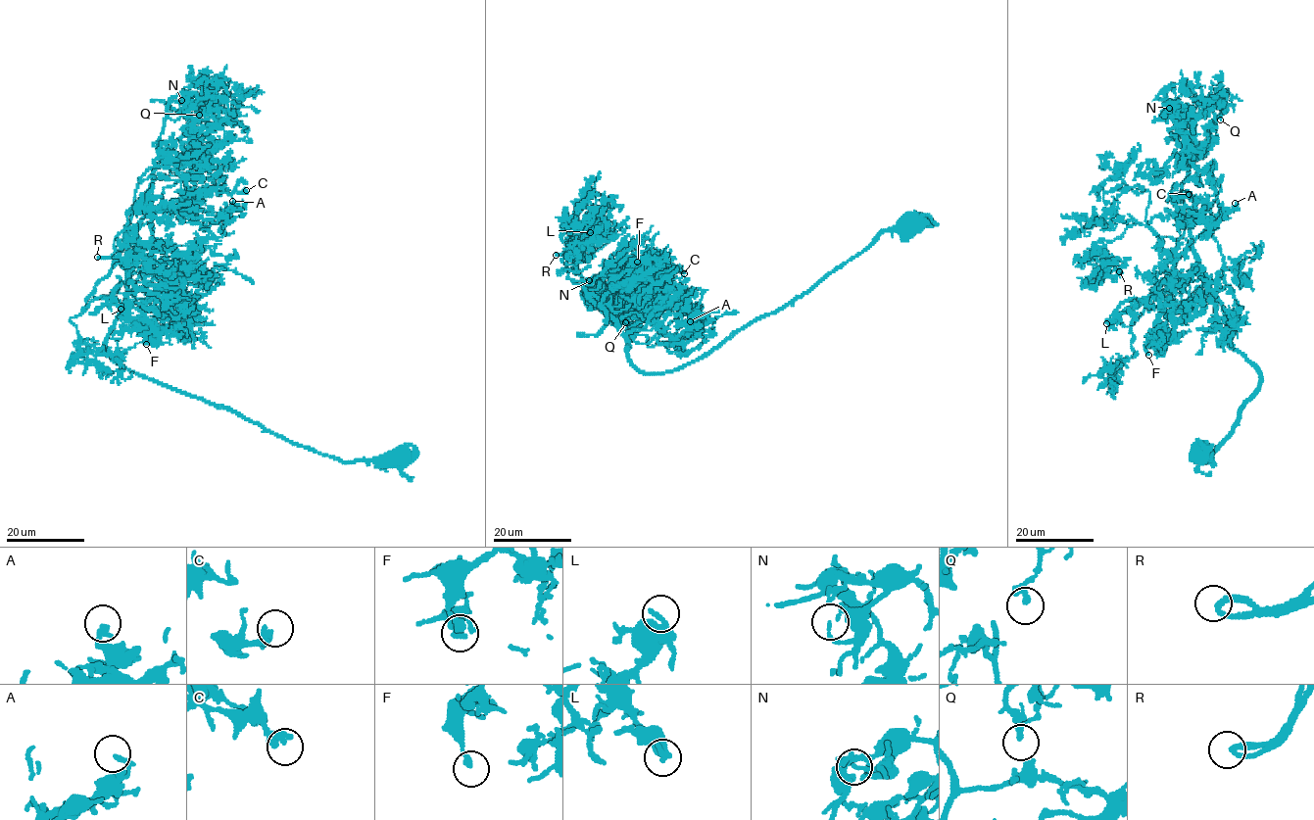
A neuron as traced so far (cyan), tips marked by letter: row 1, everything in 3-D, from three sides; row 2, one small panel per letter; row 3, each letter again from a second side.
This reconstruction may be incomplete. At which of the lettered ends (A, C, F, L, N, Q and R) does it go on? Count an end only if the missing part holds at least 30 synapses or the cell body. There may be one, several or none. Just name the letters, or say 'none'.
L

